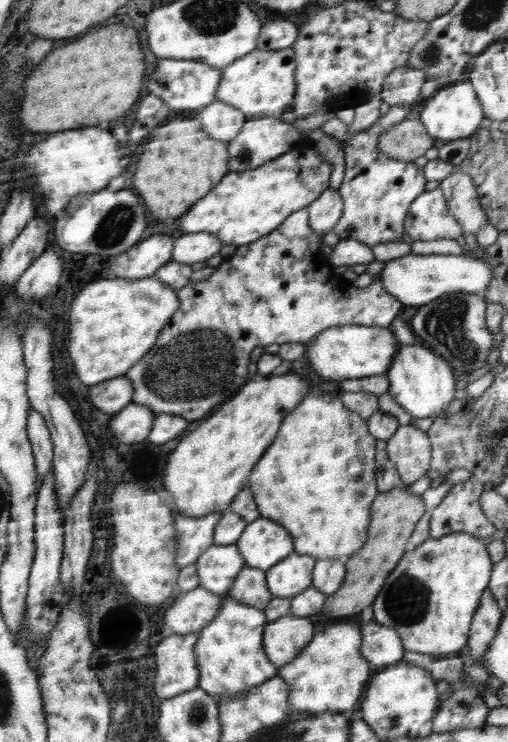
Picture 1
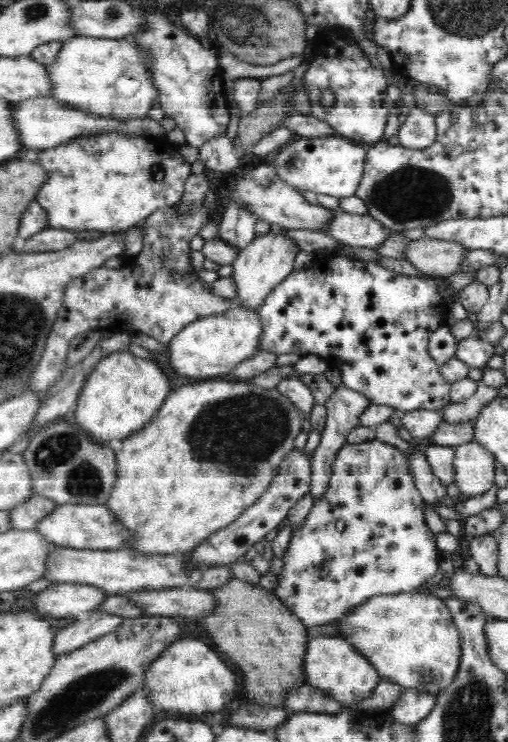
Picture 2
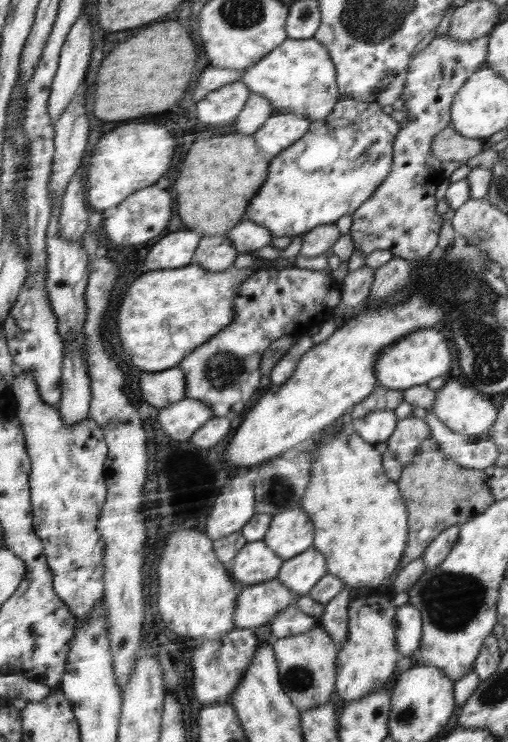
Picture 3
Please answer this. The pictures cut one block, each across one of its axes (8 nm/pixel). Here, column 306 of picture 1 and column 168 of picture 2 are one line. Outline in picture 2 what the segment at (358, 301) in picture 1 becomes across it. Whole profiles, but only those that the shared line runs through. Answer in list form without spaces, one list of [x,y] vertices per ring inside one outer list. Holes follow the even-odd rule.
[[[192,174],[186,179],[184,198],[180,203],[174,208],[157,210],[143,220],[143,249],[136,256],[134,268],[93,268],[90,276],[82,276],[82,280],[74,280],[74,284],[66,288],[62,312],[58,312],[42,359],[27,381],[28,392],[48,390],[67,371],[68,345],[79,334],[101,331],[109,335],[122,331],[133,336],[140,333],[167,345],[178,332],[196,320],[223,314],[235,306],[230,299],[214,293],[210,284],[198,280],[196,269],[190,264],[190,238],[200,234],[201,228],[211,219],[208,208],[204,208],[208,188],[210,182],[205,174]]]

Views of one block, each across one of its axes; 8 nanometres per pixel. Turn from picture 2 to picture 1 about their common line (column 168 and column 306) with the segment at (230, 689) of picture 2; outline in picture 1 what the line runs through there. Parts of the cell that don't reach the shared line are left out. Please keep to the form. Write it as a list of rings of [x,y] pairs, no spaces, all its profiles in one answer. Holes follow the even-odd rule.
[[[360,619],[335,621],[314,636],[292,663],[278,668],[277,676],[288,681],[289,700],[294,711],[344,713],[344,710],[351,710],[360,700],[370,678],[370,663],[360,656],[362,625]]]

